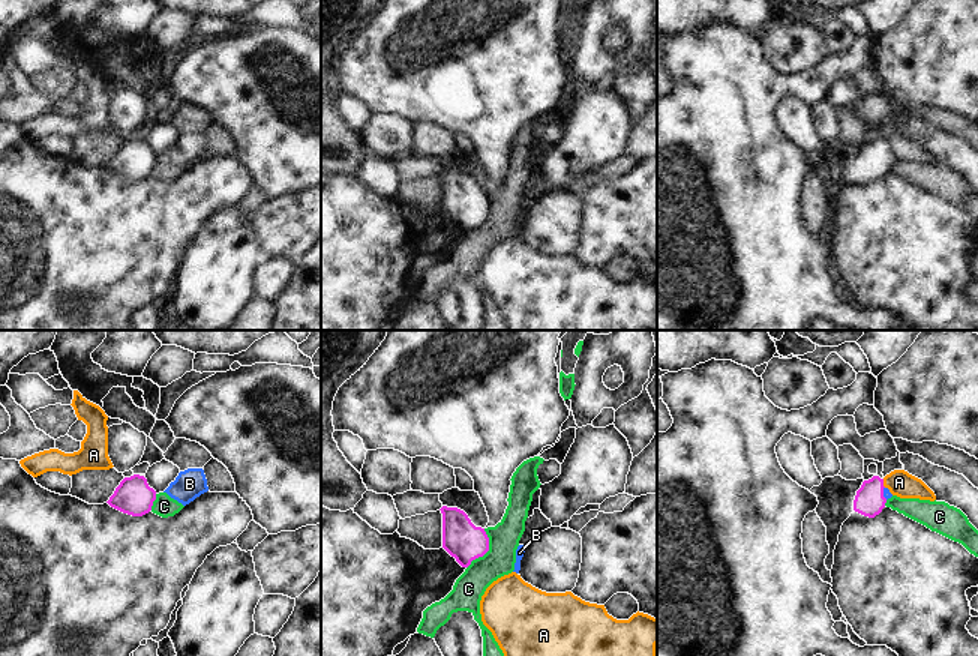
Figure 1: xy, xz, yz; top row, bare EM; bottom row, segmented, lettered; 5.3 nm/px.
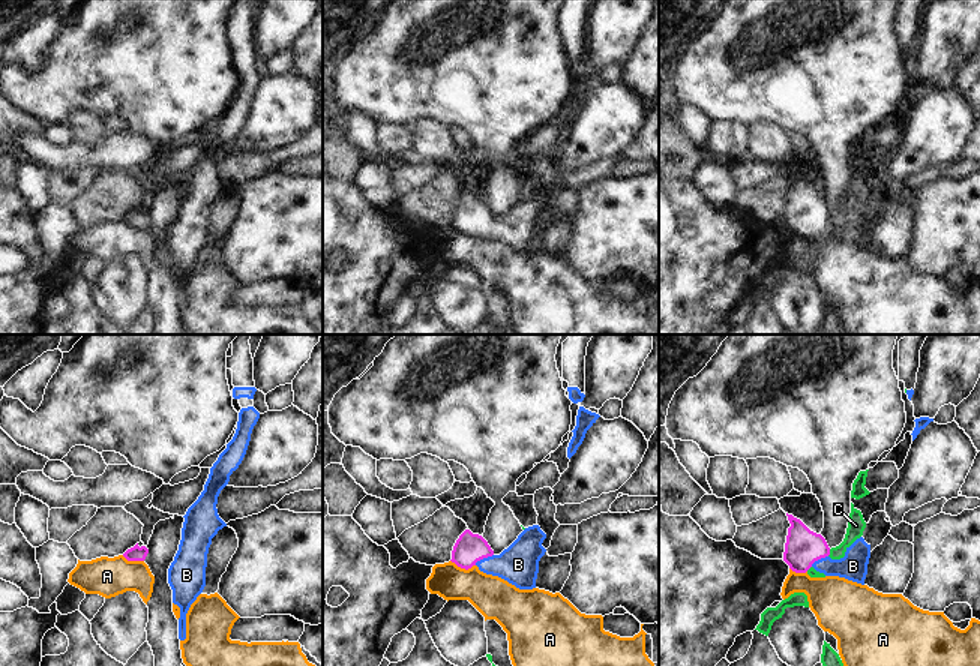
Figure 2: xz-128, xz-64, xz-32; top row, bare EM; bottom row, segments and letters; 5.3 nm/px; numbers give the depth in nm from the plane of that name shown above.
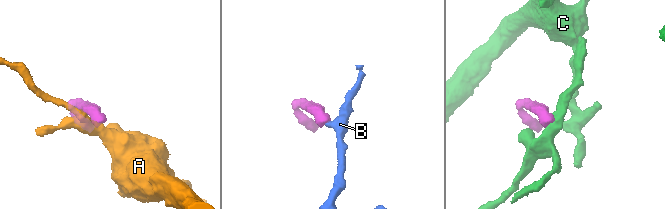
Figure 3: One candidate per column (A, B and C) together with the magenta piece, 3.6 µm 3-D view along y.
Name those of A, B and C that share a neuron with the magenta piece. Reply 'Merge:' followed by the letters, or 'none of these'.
Merge: B

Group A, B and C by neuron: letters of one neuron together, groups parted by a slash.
A / B / C

